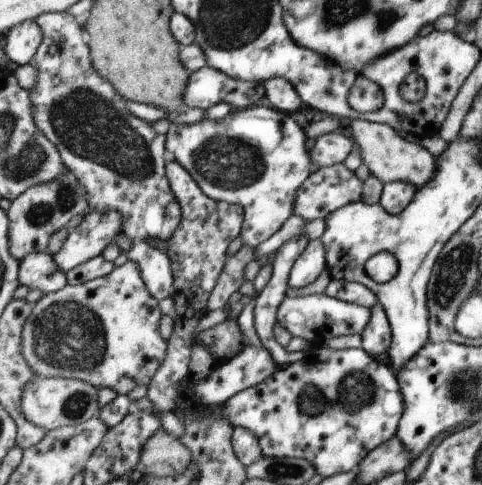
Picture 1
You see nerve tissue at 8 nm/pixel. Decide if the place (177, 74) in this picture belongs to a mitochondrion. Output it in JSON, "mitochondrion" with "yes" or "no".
{"mitochondrion":"no"}

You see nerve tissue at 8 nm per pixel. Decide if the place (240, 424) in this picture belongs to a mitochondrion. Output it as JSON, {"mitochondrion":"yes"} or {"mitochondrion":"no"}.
{"mitochondrion":"no"}

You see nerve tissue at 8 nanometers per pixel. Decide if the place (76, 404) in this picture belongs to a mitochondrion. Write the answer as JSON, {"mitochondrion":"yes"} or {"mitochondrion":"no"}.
{"mitochondrion":"yes"}

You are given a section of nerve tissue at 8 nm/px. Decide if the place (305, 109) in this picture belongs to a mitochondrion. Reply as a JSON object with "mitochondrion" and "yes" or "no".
{"mitochondrion":"no"}

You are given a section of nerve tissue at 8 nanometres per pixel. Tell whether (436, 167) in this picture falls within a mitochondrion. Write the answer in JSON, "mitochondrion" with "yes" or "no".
{"mitochondrion":"no"}

